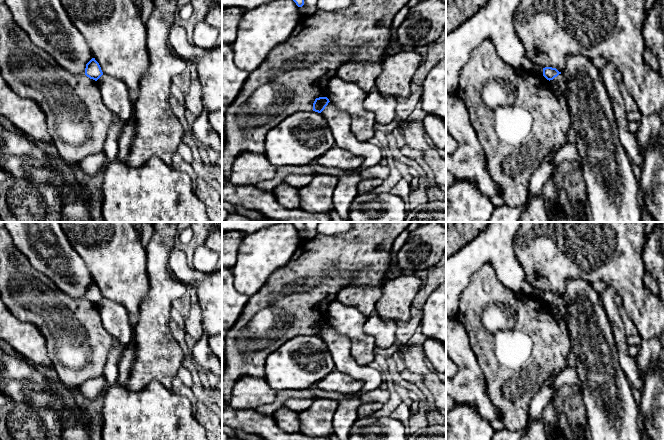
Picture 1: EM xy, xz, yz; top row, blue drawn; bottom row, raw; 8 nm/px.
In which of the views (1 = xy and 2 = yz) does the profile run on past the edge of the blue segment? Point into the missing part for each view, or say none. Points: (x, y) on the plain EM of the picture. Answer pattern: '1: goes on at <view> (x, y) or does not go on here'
1: goes on at xy (116, 319)
2: goes on at yz (559, 308)

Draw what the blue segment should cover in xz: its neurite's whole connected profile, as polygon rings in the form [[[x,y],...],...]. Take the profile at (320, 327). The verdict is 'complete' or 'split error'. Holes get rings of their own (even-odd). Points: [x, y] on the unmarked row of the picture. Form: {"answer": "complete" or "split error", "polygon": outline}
{"answer": "split error", "polygon": [[[327,321],[316,322],[313,335],[321,337],[326,342],[336,370],[363,382],[358,392],[349,394],[345,401],[338,403],[333,418],[334,434],[339,440],[349,440],[350,430],[358,419],[361,396],[379,388],[385,380],[384,376],[381,371],[359,364],[352,356],[350,340],[339,334]]]}

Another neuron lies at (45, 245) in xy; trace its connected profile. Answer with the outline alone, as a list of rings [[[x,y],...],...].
[[[5,222],[13,244],[30,262],[32,267],[49,278],[65,295],[85,298],[86,288],[94,282],[83,259],[71,246],[60,222]]]

